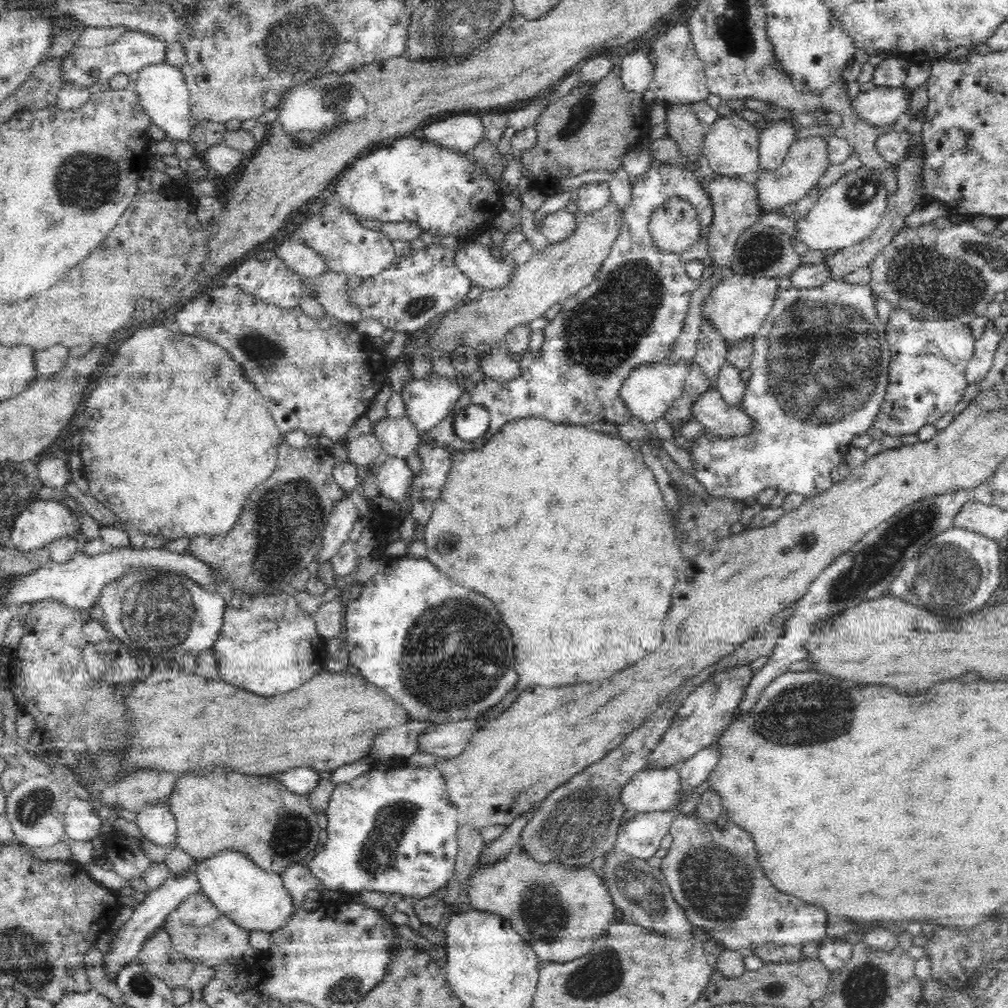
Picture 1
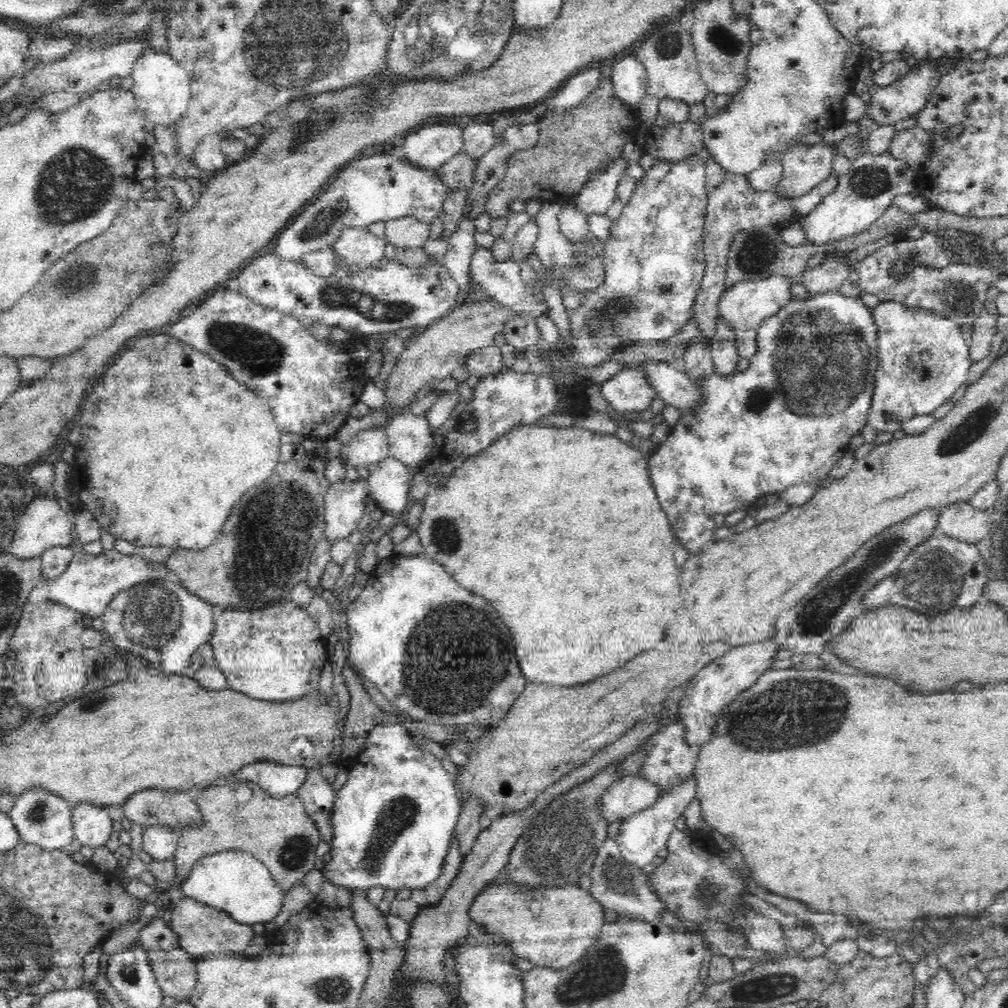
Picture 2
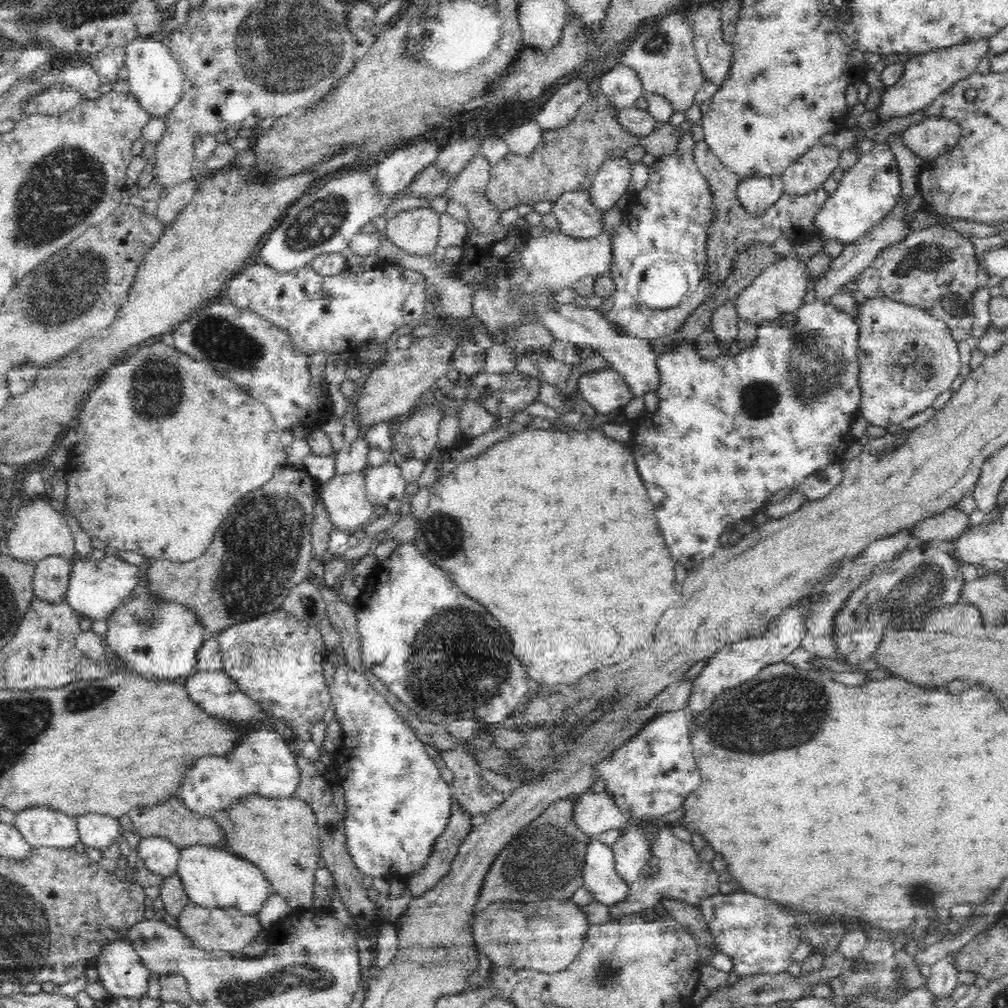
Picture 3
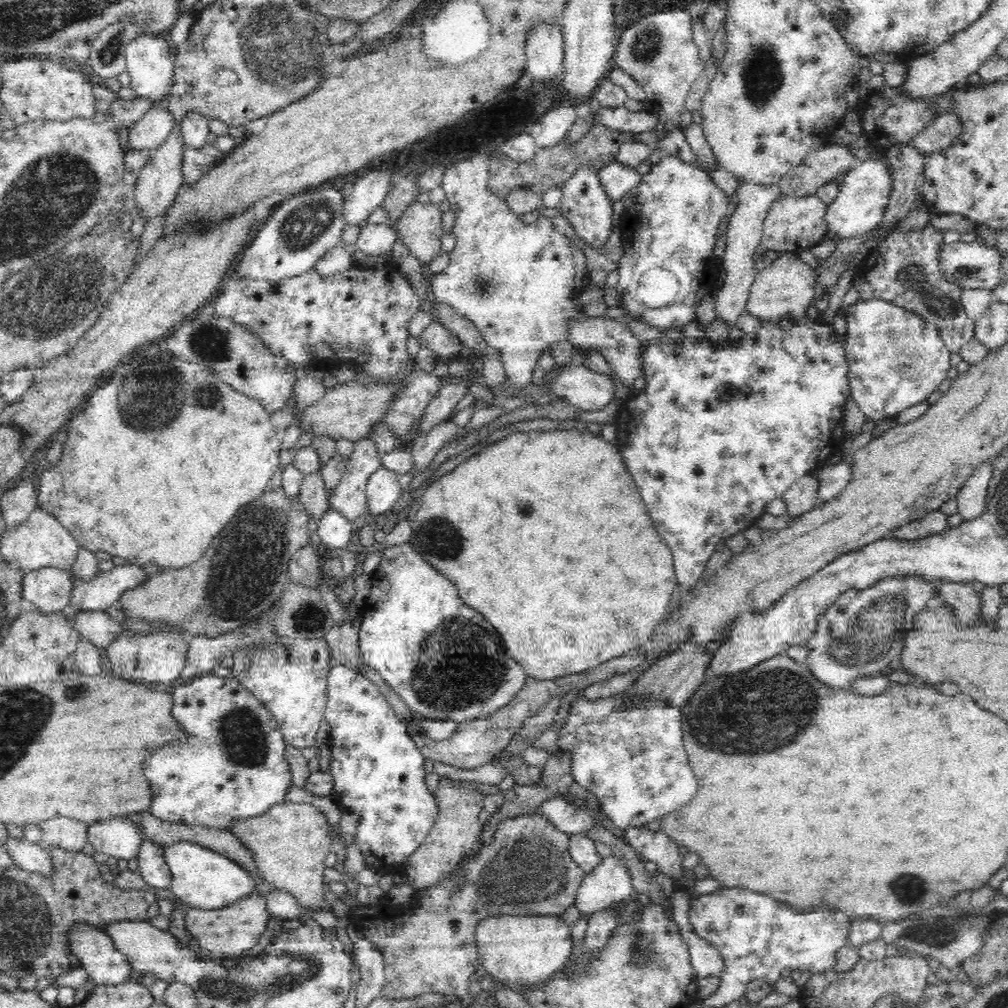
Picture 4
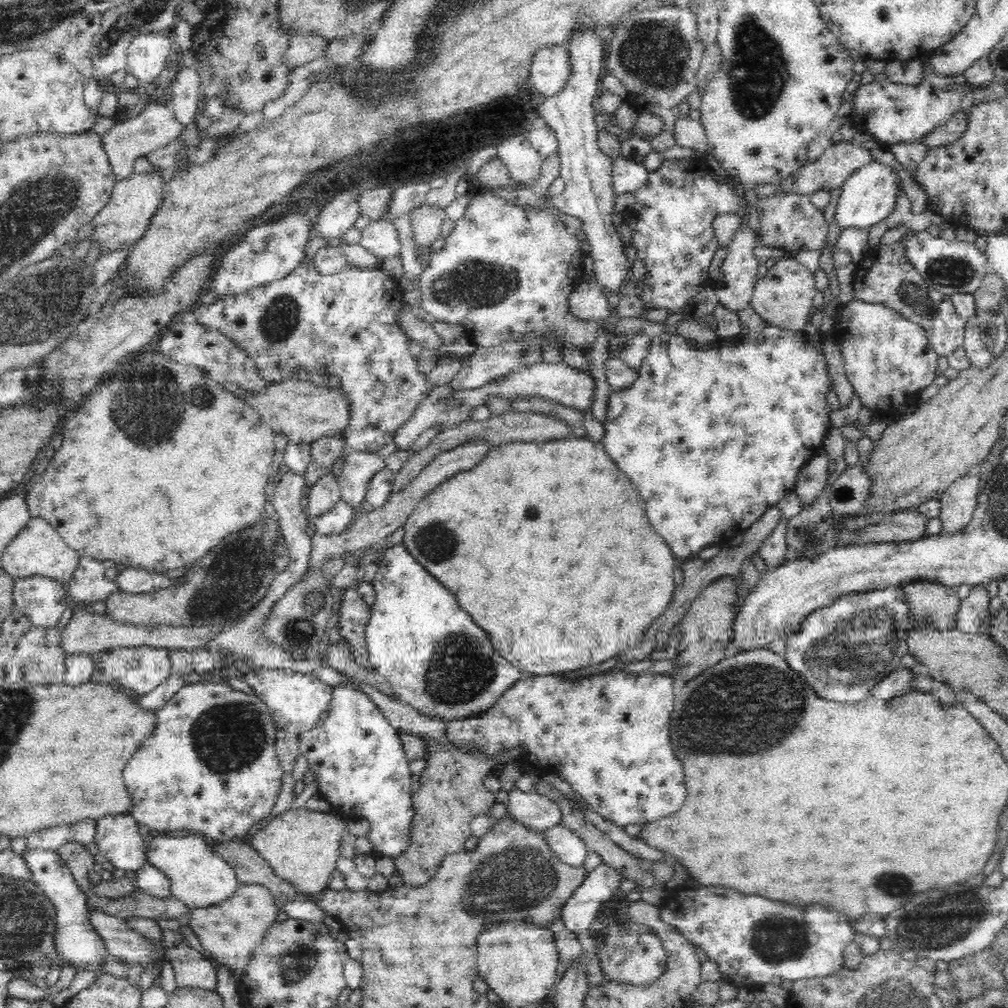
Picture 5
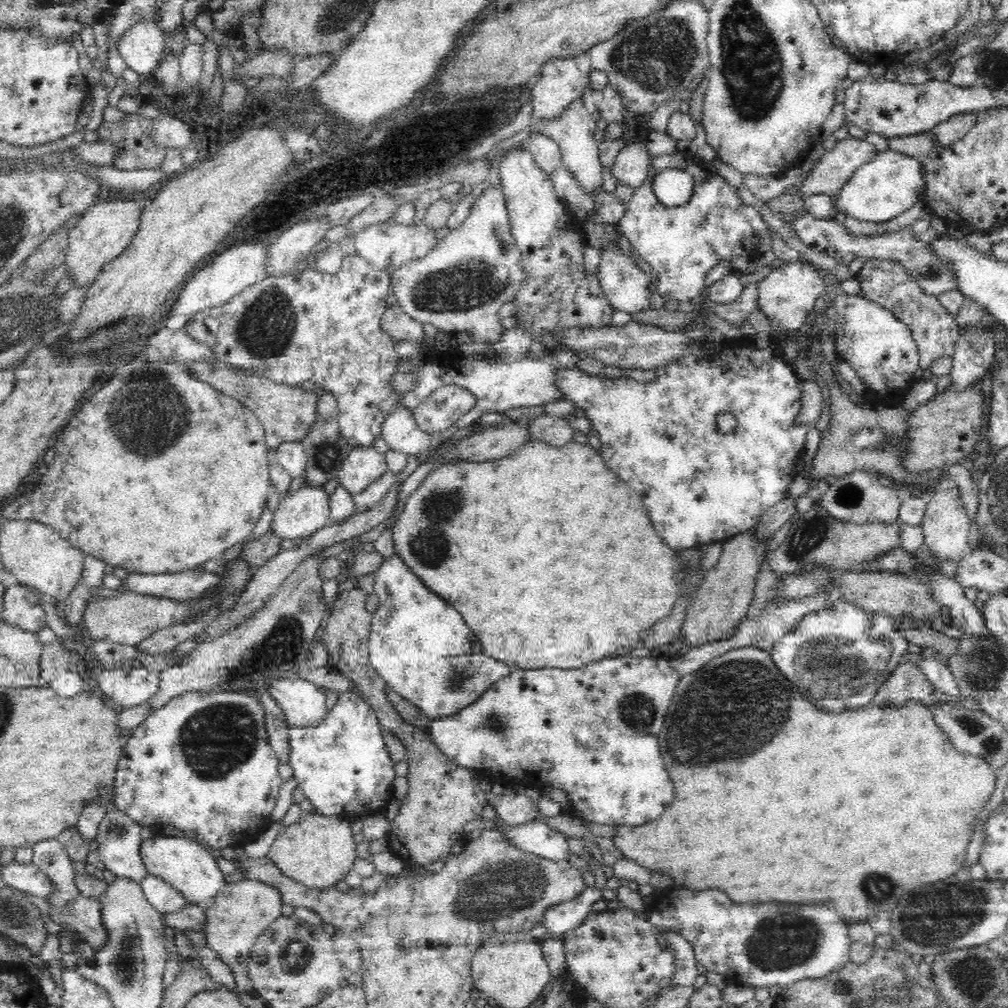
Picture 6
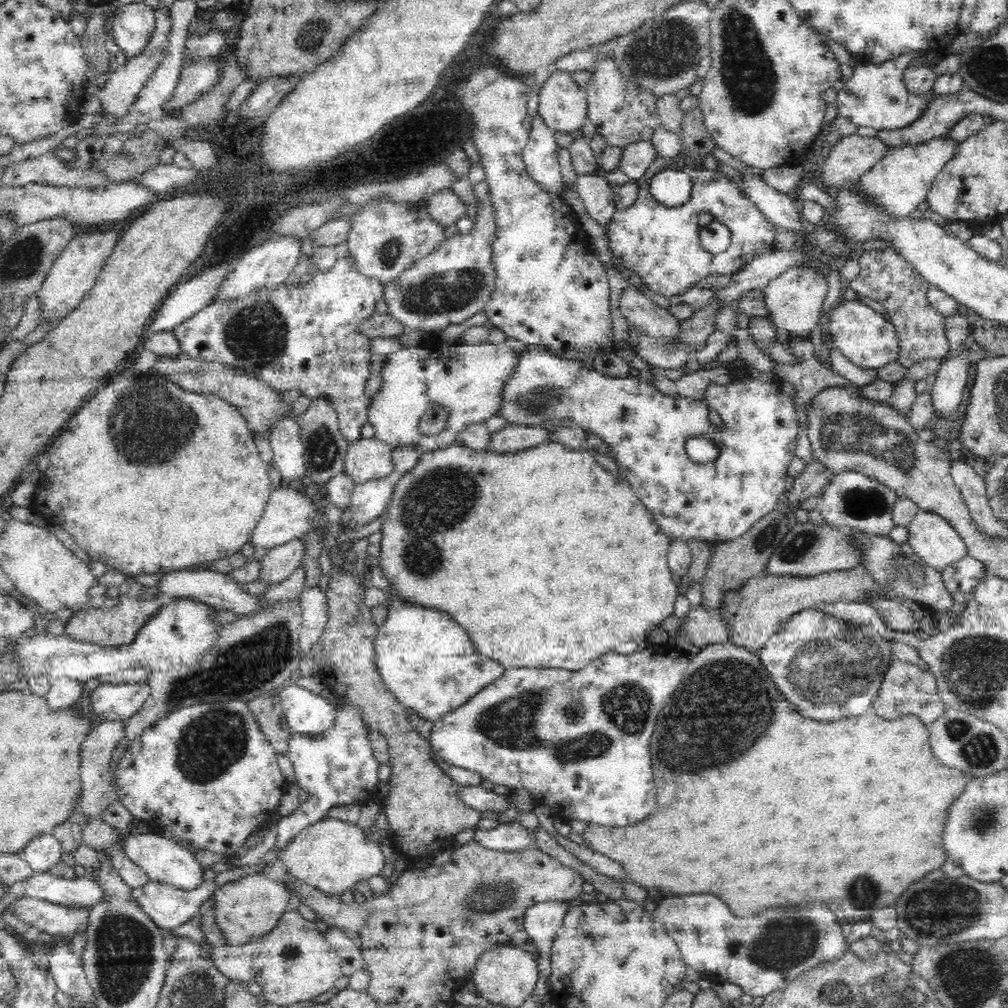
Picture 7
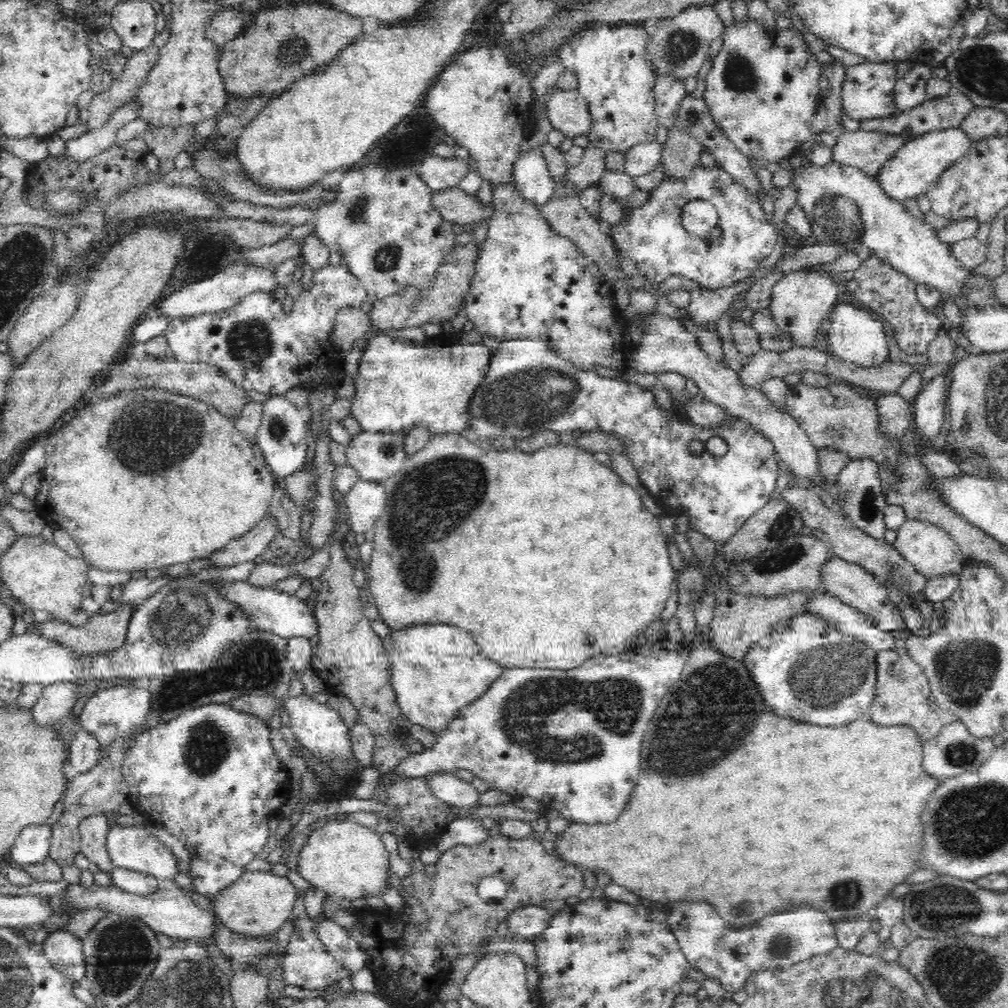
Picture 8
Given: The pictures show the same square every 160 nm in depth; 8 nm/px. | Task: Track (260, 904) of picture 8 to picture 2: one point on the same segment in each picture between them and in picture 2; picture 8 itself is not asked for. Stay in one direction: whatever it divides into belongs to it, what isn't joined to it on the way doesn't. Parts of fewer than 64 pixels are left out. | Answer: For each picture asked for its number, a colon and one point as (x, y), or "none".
2: (201, 930)
3: (228, 930)
4: (228, 931)
5: (229, 931)
6: (233, 922)
7: (245, 909)

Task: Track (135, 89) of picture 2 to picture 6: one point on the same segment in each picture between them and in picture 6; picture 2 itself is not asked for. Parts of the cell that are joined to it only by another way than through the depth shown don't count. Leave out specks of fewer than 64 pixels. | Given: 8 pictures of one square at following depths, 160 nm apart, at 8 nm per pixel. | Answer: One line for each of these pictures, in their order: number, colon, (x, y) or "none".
3: (155, 78)
4: (151, 66)
5: (147, 55)
6: (143, 47)

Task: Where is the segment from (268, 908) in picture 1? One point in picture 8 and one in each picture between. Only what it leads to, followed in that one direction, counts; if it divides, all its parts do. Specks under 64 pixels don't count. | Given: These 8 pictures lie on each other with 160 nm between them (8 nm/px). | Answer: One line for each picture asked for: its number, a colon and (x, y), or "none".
2: (233, 881)
3: (213, 878)
4: (203, 878)
5: (199, 878)
6: (186, 863)
7: (164, 860)
8: (135, 848)

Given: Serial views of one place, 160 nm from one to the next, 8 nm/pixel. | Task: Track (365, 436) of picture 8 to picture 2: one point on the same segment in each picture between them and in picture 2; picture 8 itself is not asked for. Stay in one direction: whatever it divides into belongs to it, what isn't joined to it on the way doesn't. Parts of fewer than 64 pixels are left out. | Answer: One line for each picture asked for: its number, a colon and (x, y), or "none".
2: (344, 503)
3: (344, 497)
4: (349, 497)
5: (359, 467)
6: (362, 466)
7: (366, 459)

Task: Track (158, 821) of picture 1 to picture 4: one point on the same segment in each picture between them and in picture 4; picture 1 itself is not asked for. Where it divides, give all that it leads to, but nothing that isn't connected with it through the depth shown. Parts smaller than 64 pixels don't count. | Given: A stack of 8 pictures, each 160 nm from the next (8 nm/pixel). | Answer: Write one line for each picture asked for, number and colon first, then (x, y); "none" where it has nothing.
2: (160, 841)
3: (162, 856)
4: (153, 866)

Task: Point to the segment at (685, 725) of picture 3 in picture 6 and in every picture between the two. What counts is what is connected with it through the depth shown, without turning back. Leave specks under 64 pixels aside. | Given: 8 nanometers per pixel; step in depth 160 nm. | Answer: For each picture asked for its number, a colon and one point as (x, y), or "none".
4: (634, 761)
5: (609, 736)
6: (595, 730)

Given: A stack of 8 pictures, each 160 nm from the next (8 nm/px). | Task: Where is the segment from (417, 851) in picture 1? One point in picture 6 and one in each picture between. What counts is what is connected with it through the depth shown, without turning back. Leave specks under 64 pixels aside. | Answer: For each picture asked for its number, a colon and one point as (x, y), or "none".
2: (393, 822)
3: (397, 804)
4: (378, 771)
5: (357, 757)
6: (343, 761)

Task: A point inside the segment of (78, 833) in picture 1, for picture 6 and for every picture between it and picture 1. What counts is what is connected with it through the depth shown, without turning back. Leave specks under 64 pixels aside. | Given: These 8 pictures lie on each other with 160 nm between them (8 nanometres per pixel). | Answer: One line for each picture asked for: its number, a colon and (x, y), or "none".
2: (91, 825)
3: (98, 831)
4: (118, 837)
5: (117, 837)
6: (118, 844)

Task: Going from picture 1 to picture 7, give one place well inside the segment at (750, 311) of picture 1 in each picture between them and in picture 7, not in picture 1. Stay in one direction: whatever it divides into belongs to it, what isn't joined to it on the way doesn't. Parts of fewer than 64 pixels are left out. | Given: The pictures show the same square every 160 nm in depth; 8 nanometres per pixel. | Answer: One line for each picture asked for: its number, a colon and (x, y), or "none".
2: (744, 306)
3: (781, 289)
4: (787, 287)
5: (783, 298)
6: (786, 296)
7: (794, 299)

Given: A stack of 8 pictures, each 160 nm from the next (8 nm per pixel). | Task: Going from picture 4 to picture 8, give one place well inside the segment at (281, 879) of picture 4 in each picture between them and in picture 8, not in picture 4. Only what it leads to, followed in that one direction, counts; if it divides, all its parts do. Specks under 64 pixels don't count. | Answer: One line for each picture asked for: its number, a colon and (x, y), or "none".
5: (301, 846)
6: (318, 851)
7: (331, 855)
8: (343, 858)

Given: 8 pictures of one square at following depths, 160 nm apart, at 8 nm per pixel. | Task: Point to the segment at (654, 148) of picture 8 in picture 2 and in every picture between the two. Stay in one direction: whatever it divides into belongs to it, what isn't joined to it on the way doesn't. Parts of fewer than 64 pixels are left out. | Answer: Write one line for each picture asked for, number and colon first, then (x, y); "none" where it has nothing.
2: (595, 197)
3: (611, 181)
4: (616, 179)
5: (627, 176)
6: (631, 167)
7: (636, 157)

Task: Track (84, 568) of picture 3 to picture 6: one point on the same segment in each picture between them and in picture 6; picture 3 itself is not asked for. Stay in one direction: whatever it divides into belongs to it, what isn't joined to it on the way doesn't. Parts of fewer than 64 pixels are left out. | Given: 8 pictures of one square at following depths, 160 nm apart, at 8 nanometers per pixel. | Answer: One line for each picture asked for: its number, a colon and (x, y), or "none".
4: (98, 593)
5: (133, 580)
6: (190, 584)

